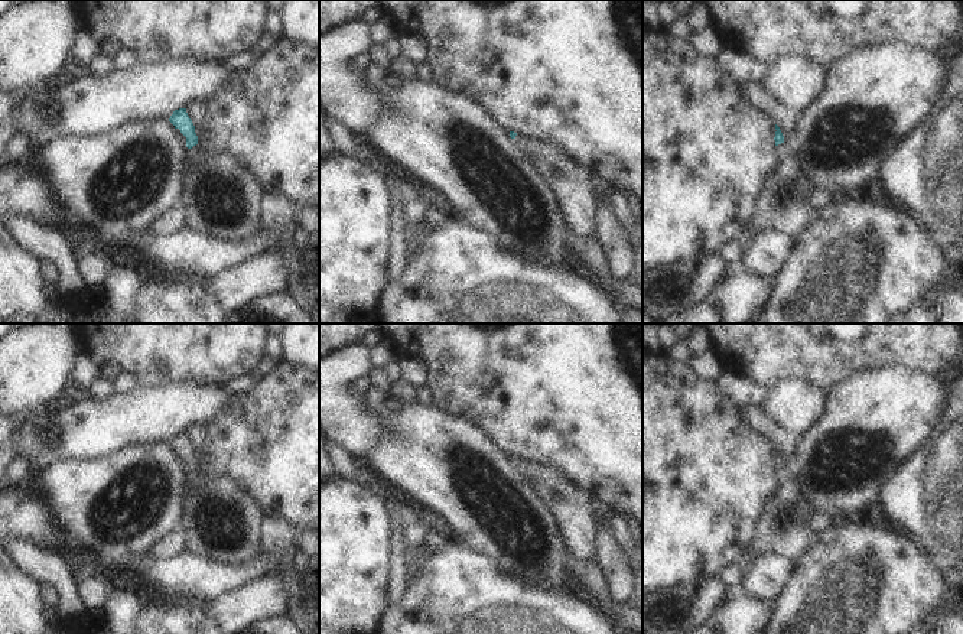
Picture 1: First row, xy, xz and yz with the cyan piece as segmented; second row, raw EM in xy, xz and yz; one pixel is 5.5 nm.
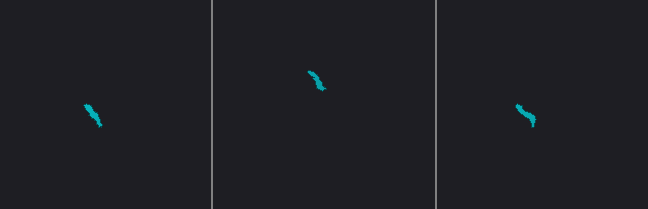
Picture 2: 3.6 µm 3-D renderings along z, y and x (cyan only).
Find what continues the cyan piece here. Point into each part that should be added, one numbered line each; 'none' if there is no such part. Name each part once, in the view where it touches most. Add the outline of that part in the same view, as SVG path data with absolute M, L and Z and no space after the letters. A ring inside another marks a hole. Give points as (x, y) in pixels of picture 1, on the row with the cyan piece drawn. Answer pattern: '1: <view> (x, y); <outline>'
1: yz (784, 205); M784 143L777 146L777 155L778 163L758 198L757 212L746 222L744 251L751 238L764 230L775 230L797 238L820 220L820 208L811 204L814 185L803 176L798 157Z

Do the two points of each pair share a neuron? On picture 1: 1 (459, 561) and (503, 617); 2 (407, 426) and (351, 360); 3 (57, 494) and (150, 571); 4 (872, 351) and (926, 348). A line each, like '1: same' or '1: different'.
1: same
2: different
3: different
4: same

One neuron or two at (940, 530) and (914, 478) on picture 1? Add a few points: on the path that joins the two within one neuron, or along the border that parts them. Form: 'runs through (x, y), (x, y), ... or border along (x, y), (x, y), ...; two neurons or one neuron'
runs through (934, 517), (931, 496), (927, 491); one neuron

